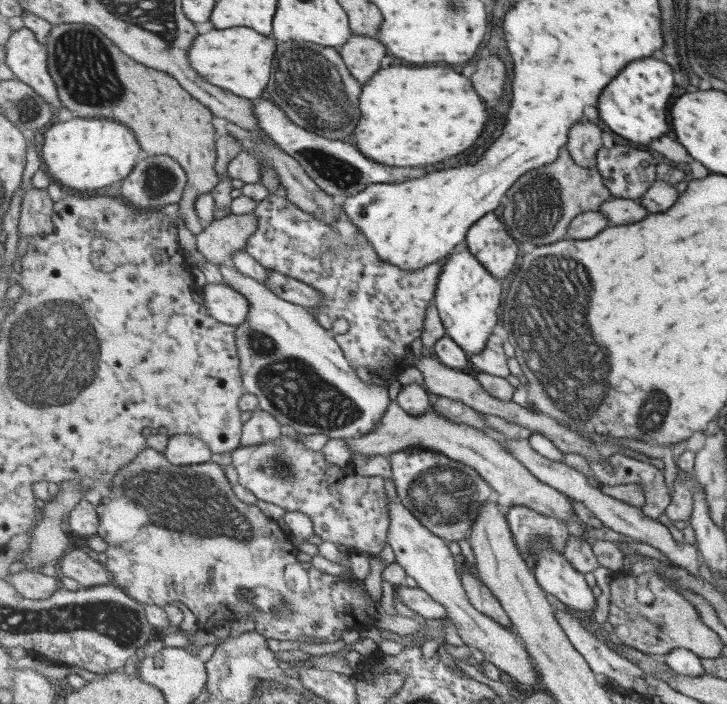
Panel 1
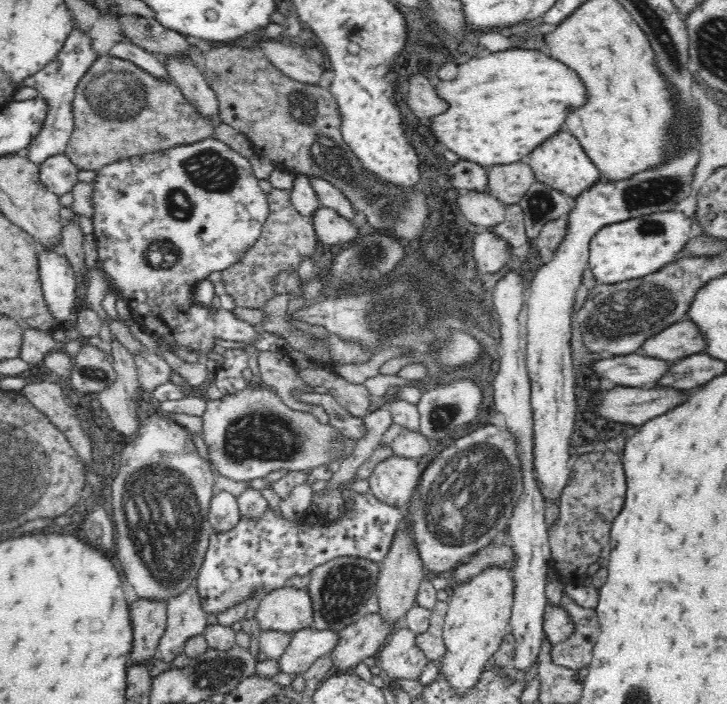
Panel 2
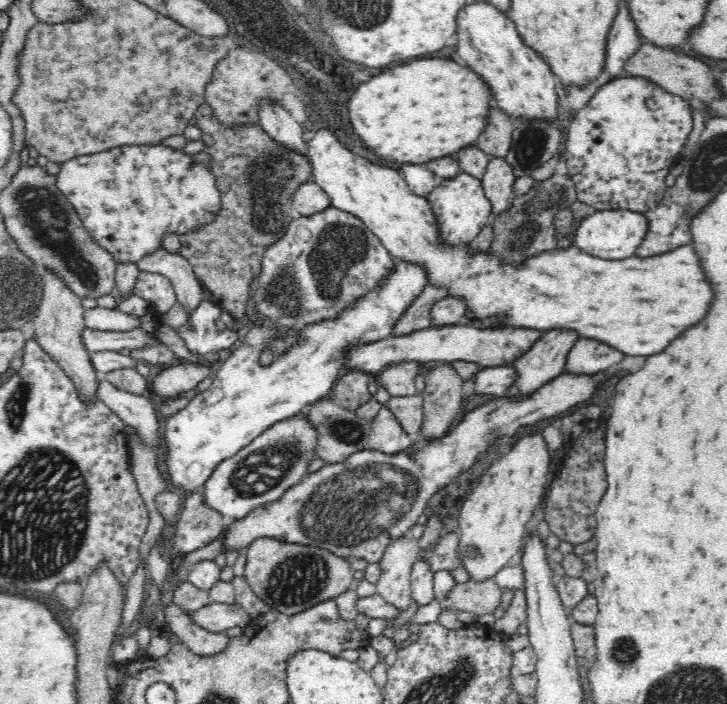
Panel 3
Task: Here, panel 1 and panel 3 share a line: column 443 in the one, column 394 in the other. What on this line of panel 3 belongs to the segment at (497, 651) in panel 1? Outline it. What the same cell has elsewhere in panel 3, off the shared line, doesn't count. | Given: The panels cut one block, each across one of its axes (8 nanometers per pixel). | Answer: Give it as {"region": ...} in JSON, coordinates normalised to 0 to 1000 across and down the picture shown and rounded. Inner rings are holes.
{"region":[[[539,766],[520,798],[524,814],[516,830],[519,842],[553,868],[565,858],[565,810],[578,784],[572,766]]]}

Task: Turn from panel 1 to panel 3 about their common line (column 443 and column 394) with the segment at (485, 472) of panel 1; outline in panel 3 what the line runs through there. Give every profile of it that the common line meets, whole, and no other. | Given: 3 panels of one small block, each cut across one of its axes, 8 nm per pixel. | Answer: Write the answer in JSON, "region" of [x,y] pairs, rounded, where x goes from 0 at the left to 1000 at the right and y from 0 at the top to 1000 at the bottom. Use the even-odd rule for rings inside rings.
{"region":[[[532,572],[523,577],[520,588],[509,599],[506,634],[531,645],[547,645],[568,629],[569,621],[563,618],[547,599]]]}

